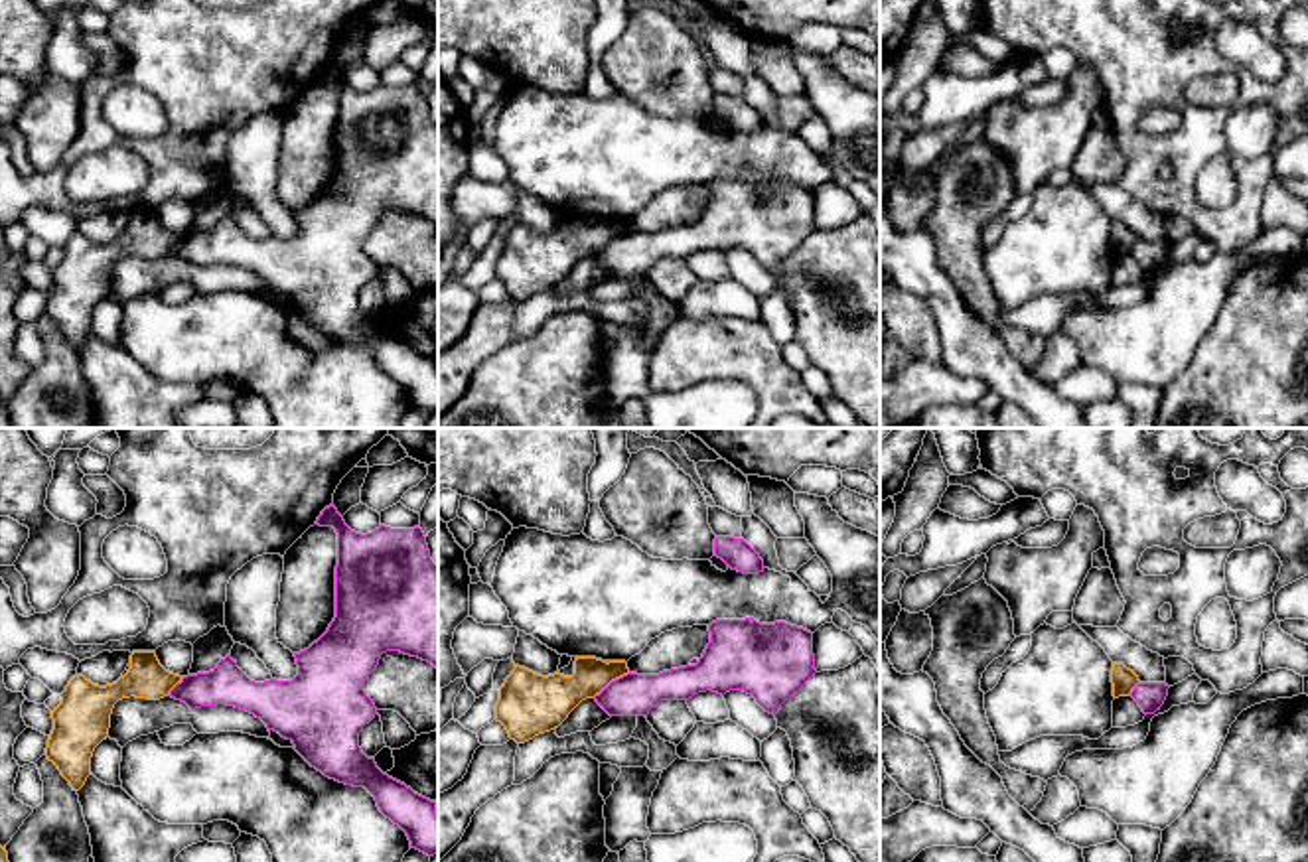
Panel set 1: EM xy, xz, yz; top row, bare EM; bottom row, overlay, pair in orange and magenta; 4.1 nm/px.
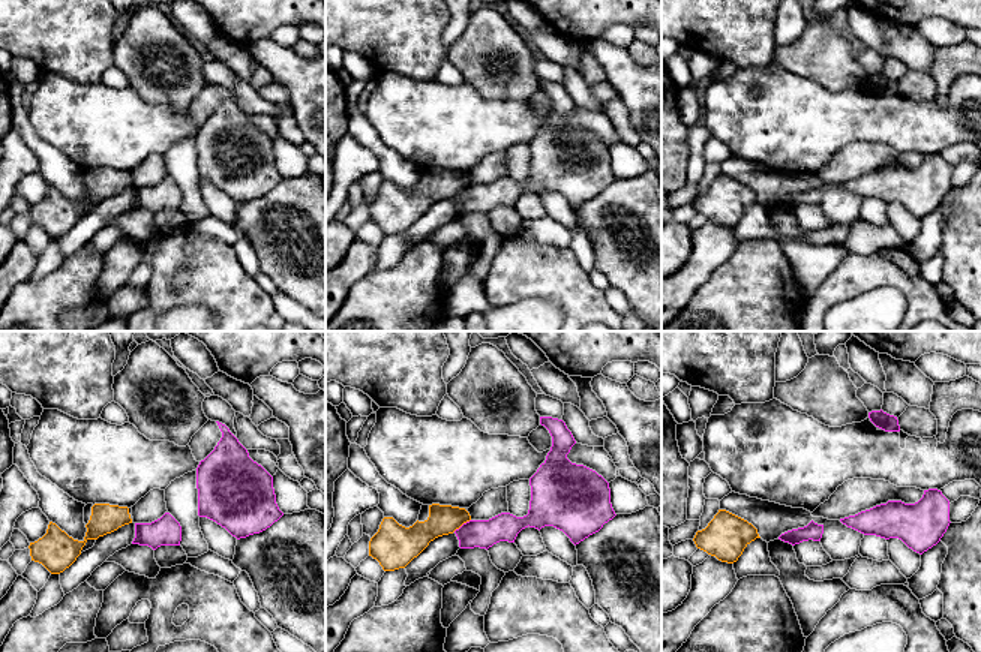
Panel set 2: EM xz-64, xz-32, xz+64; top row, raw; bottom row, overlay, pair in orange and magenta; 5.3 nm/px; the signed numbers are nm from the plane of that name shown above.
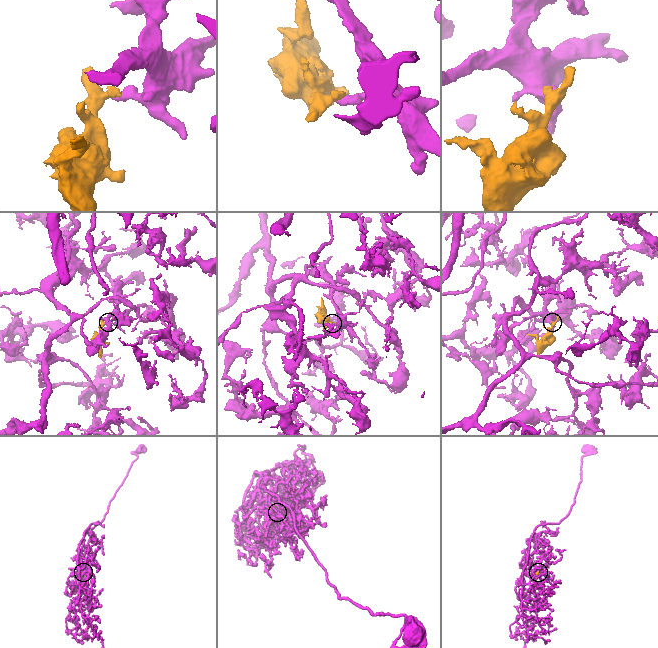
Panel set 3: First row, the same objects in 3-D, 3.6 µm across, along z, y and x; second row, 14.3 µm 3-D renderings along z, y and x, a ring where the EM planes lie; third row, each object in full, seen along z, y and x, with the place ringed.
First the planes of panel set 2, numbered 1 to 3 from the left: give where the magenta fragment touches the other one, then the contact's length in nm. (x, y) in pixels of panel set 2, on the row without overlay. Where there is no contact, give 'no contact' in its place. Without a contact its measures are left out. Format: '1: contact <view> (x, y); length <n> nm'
1: no contact
2: contact xz-32 (461, 189); length 120 nm
3: no contact

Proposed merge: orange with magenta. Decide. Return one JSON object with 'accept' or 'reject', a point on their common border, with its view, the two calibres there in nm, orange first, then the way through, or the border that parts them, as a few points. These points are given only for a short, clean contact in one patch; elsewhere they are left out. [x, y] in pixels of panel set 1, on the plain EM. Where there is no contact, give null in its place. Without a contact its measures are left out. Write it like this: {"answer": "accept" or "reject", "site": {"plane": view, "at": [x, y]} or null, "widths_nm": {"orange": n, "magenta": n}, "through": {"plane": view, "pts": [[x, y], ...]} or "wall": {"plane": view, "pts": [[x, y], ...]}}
{"answer": "reject", "site": {"plane": "xz", "at": [610, 239]}, "widths_nm": {"orange": 180, "magenta": 180}, "wall": {"plane": "xz", "pts": [[628, 229], [592, 255]]}}

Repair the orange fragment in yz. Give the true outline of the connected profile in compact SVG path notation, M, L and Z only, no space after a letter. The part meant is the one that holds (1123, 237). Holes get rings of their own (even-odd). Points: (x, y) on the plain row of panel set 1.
M1113 221L1111 241L1113 241L1113 254L1119 256L1128 254L1140 239L1123 221Z

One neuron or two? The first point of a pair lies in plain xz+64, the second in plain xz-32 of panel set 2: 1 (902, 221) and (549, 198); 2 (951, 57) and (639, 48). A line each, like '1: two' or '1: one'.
1: one
2: one

